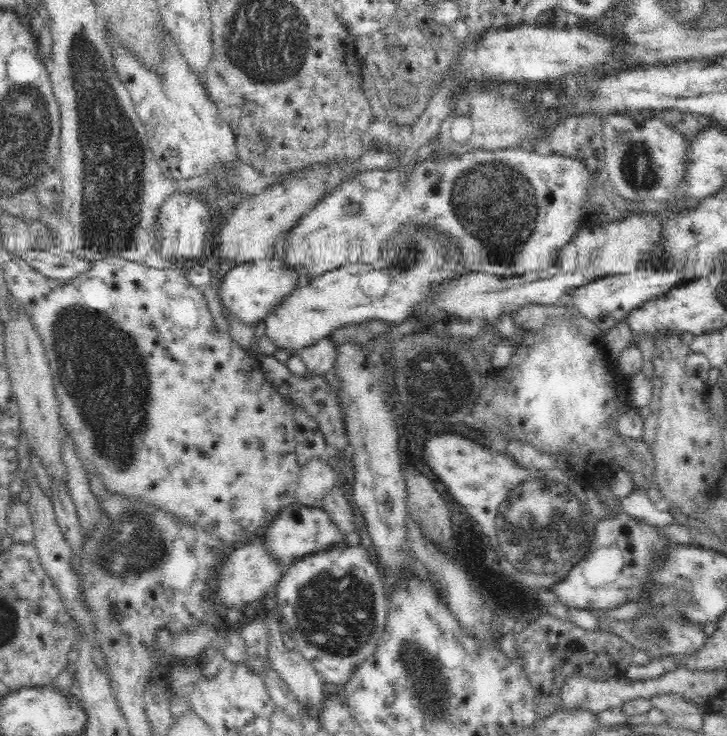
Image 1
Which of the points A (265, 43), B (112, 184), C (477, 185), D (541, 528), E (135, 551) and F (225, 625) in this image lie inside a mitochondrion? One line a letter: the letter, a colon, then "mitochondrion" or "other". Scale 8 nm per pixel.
A: mitochondrion
B: mitochondrion
C: mitochondrion
D: mitochondrion
E: mitochondrion
F: other

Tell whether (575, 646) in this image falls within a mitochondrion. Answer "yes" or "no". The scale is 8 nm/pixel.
no

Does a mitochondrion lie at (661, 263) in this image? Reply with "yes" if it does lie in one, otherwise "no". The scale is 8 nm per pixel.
no

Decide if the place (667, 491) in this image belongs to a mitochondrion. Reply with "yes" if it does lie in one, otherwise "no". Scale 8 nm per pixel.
no

